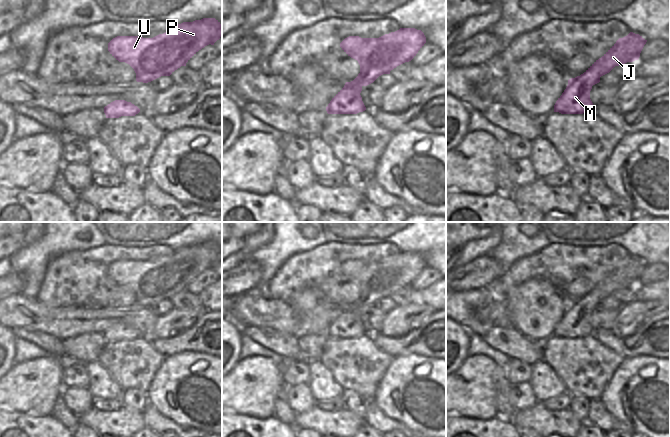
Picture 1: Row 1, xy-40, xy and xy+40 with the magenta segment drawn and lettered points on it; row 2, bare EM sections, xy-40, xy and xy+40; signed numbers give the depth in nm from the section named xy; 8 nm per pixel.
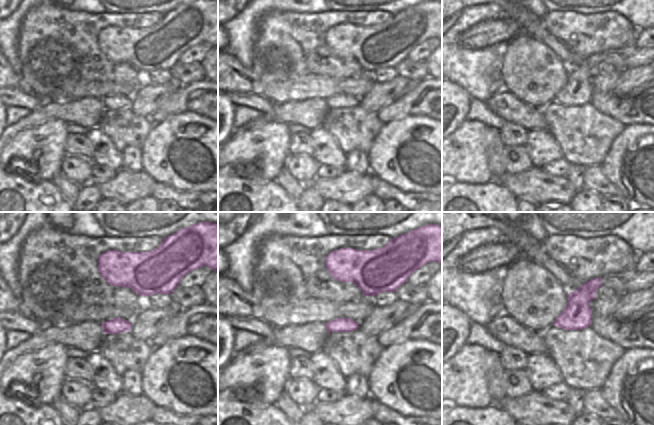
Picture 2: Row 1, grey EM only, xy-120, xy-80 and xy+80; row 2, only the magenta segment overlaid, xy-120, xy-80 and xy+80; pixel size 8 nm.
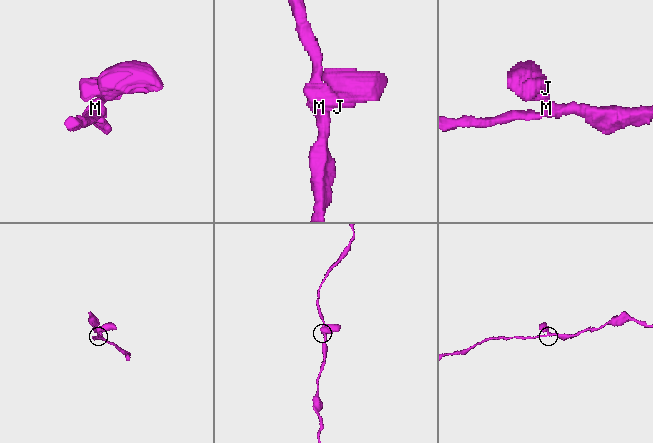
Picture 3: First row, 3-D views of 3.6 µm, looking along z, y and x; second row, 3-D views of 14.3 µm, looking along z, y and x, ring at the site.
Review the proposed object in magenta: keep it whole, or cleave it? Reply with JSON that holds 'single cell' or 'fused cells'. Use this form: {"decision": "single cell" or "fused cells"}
{"decision": "fused cells"}

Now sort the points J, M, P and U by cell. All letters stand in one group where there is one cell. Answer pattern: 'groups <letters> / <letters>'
groups J P U / M

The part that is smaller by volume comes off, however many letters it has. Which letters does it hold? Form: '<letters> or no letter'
J, P, U

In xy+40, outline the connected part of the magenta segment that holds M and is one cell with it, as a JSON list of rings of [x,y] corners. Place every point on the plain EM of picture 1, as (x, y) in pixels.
[[[580,300],[568,304],[568,309],[554,329],[554,336],[583,338],[594,334],[590,323],[592,310],[583,309]]]

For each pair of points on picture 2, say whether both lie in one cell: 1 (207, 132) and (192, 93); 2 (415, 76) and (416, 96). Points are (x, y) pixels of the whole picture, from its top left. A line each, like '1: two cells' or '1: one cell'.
1: two cells
2: two cells

